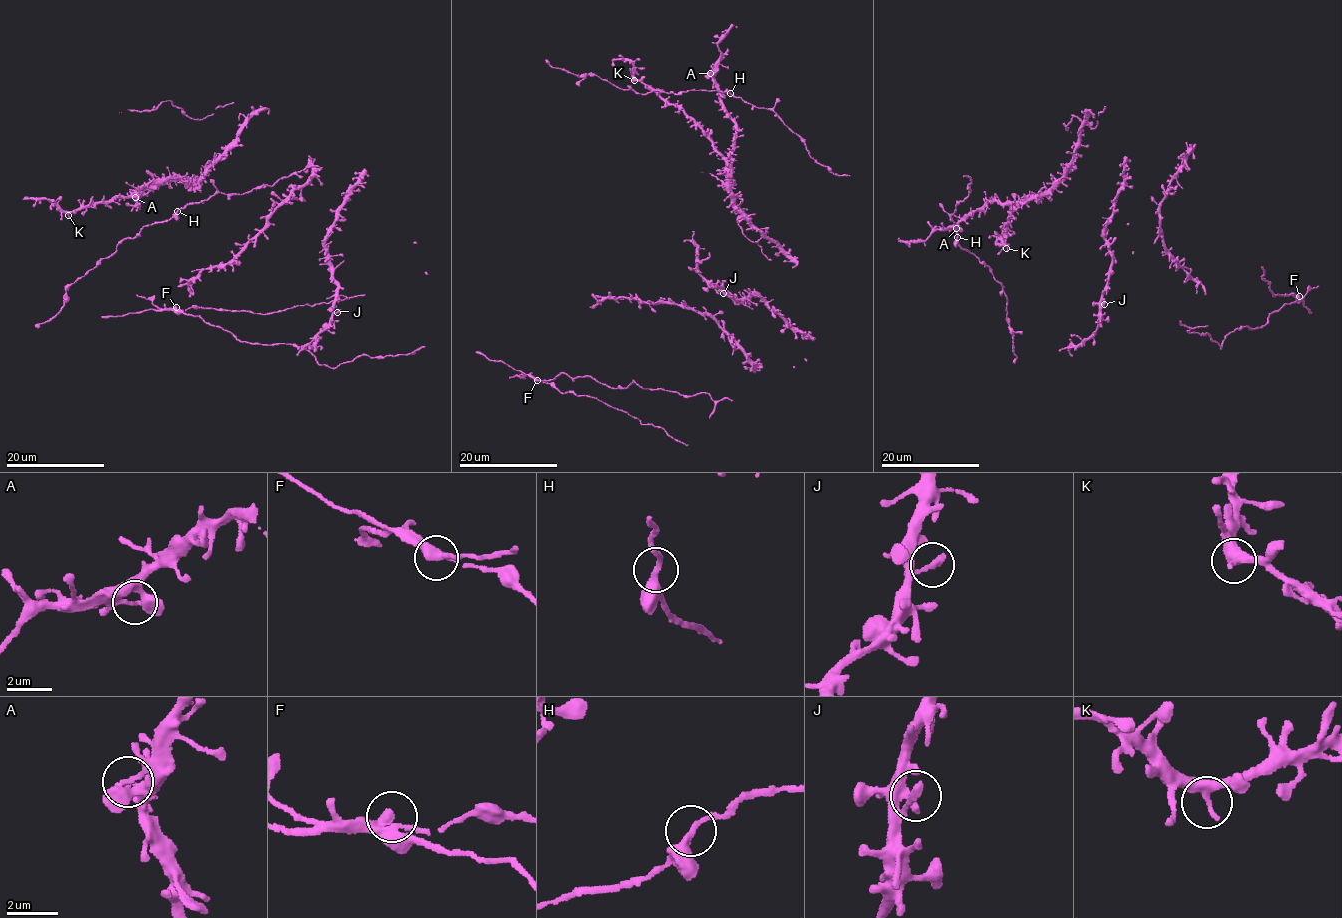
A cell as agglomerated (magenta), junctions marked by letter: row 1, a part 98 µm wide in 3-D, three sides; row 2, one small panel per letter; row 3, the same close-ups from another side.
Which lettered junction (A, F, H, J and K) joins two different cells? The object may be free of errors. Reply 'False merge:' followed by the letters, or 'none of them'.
False merge: none of them

